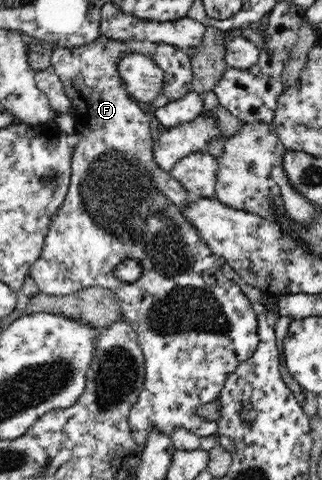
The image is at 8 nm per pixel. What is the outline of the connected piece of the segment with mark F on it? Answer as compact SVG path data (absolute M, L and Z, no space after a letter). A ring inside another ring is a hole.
M99 36L95 41L90 42L90 44L72 48L58 47L53 51L50 60L51 66L54 68L62 83L64 83L66 94L72 99L72 103L76 105L76 112L73 113L73 116L76 117L74 137L72 140L74 152L72 152L70 186L68 194L66 195L66 200L62 202L62 206L60 206L56 211L56 214L54 214L52 223L48 229L44 247L42 247L41 256L34 264L32 264L28 275L38 284L39 293L46 295L68 296L83 289L100 287L101 289L112 291L114 297L118 299L123 318L136 331L139 347L142 349L146 366L142 392L140 392L137 401L130 409L128 417L133 441L138 446L145 444L147 436L149 435L149 430L152 427L156 427L158 431L162 431L162 433L168 436L178 427L184 427L186 430L190 430L200 437L216 435L217 423L196 415L196 410L203 404L216 401L228 375L231 375L232 372L238 368L238 364L248 361L250 356L254 354L254 351L259 344L258 317L253 309L254 304L243 294L243 291L241 290L242 280L240 275L236 274L236 271L232 270L232 290L230 290L230 286L226 286L226 288L220 288L220 286L218 286L218 262L225 263L225 261L218 256L215 256L214 253L210 251L210 247L208 247L208 244L200 237L198 230L194 229L194 227L192 227L184 218L181 209L171 200L168 200L163 193L153 185L153 180L151 180L151 168L156 167L157 162L153 157L154 141L152 141L150 119L147 112L140 109L138 103L132 101L132 98L130 97L131 94L125 89L125 84L122 82L117 69L118 61L122 60L126 54L136 51L130 49L130 46L128 46L126 41L114 40L104 36ZM128 258L138 260L143 267L142 276L140 276L136 282L132 282L133 284L118 280L114 274L116 266L118 266L122 260L128 260Z

